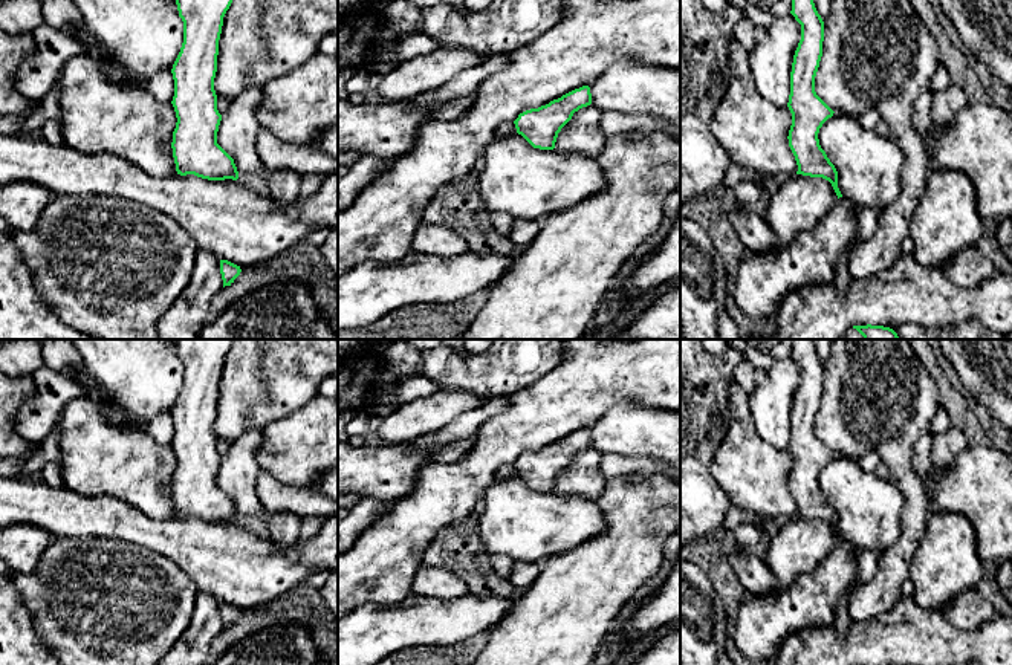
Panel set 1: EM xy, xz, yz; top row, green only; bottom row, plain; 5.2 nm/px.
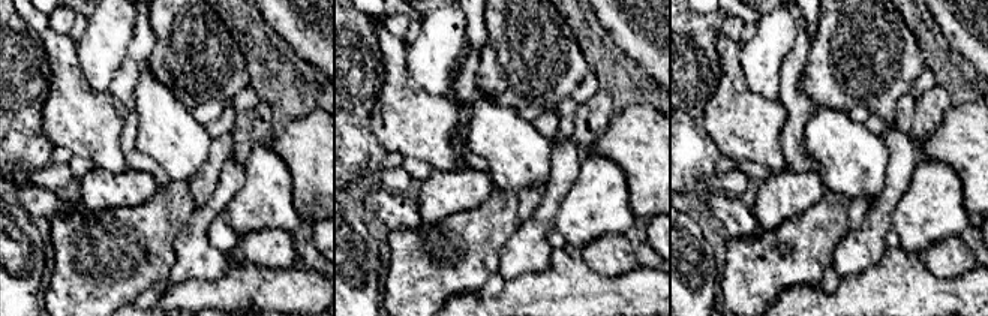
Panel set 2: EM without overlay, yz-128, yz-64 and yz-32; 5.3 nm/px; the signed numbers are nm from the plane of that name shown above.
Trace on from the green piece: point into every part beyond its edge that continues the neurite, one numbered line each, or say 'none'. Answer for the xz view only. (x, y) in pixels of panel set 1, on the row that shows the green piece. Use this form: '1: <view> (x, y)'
none

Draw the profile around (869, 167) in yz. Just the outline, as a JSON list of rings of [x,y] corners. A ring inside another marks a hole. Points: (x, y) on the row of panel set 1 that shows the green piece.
[[[833,113],[818,133],[819,145],[838,171],[842,197],[879,211],[902,191],[903,154],[890,139],[864,128],[855,116]]]

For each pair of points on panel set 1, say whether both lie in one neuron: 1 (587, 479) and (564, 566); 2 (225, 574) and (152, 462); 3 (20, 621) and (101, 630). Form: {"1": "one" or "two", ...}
{"1": "two", "2": "two", "3": "two"}

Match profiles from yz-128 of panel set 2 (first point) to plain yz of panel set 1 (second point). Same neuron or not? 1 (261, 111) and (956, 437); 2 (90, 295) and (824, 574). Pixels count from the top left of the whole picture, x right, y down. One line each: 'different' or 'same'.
1: same
2: same

